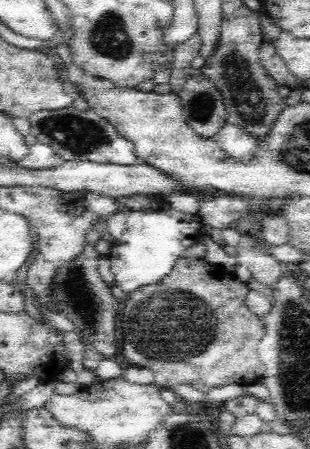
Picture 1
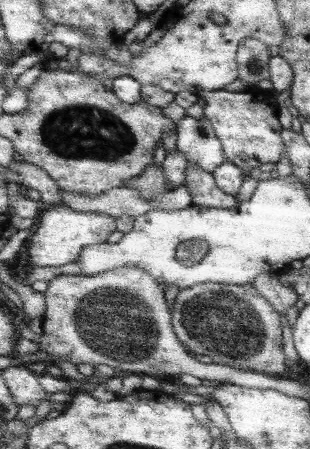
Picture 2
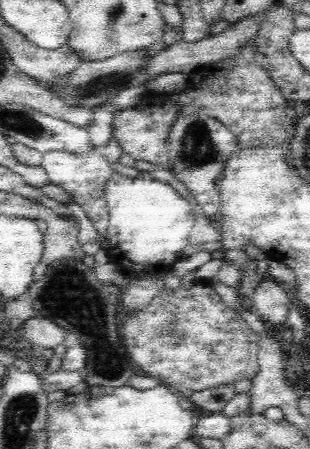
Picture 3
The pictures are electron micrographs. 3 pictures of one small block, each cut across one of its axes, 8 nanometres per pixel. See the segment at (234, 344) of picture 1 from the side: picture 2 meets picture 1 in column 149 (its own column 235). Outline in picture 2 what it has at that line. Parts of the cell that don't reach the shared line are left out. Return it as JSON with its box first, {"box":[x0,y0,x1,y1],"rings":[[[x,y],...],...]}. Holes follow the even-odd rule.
{"box":[173,284,285,376],"rings":[[[199,284],[183,290],[173,306],[173,324],[179,340],[195,356],[205,354],[211,356],[215,364],[269,376],[285,370],[279,344],[281,322],[277,322],[277,312],[271,304],[257,296],[251,284]]]}

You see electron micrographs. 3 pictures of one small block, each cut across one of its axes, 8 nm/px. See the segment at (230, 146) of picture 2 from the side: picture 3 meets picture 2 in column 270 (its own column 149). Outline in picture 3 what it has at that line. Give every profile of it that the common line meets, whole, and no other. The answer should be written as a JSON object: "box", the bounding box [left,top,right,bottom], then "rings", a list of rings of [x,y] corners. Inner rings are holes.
{"box":[114,102,182,174],"rings":[[[164,102],[164,108],[162,106],[134,106],[134,108],[128,108],[120,114],[114,116],[114,136],[118,138],[122,150],[126,156],[132,156],[132,160],[144,160],[144,162],[150,162],[154,166],[160,166],[162,170],[170,170],[172,174],[176,172],[176,164],[172,162],[172,150],[170,150],[170,130],[174,126],[174,122],[178,120],[182,112],[182,106],[180,104],[168,104]]]}

